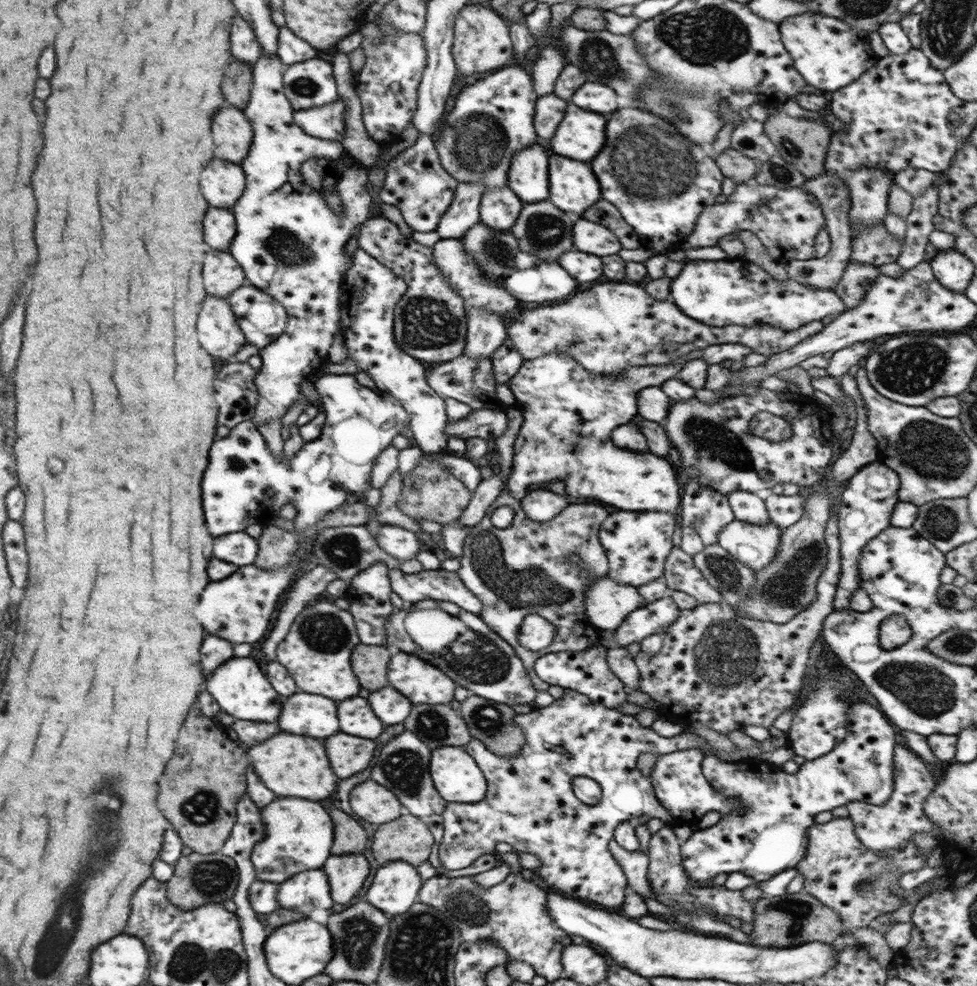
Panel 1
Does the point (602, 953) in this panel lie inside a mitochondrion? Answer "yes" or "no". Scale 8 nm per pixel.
no

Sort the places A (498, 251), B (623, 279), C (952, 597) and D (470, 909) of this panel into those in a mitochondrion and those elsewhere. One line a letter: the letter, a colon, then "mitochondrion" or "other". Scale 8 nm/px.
A: mitochondrion
B: other
C: mitochondrion
D: mitochondrion

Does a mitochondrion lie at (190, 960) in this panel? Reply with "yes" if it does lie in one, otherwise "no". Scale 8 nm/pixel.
yes

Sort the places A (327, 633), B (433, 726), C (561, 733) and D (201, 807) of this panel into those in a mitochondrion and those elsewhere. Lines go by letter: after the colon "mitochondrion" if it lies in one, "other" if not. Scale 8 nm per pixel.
A: mitochondrion
B: mitochondrion
C: other
D: mitochondrion

